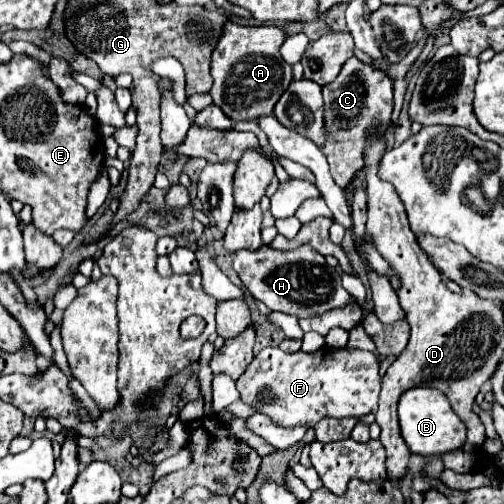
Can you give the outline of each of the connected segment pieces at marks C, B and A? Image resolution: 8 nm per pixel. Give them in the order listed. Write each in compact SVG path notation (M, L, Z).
M349 58L335 82L323 86L323 118L325 118L325 134L327 142L321 146L336 184L344 189L363 168L365 158L363 152L369 142L367 130L373 128L373 120L379 120L377 134L385 132L391 124L393 112L393 84L391 80L375 70L373 66L361 62L359 58Z
M411 388L399 398L399 424L405 444L413 454L441 456L443 452L457 450L465 442L465 424L459 420L459 416L451 410L449 400L441 390L435 388Z
M229 22L211 56L213 102L233 120L257 120L273 112L279 94L287 90L293 74L291 66L281 58L279 48L287 34L277 26L241 26Z

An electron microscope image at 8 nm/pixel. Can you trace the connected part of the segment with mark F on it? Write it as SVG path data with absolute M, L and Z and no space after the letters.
M323 346L317 352L285 354L281 348L263 348L237 380L241 400L267 414L277 426L315 428L323 418L357 418L375 410L381 390L379 362L369 350Z

